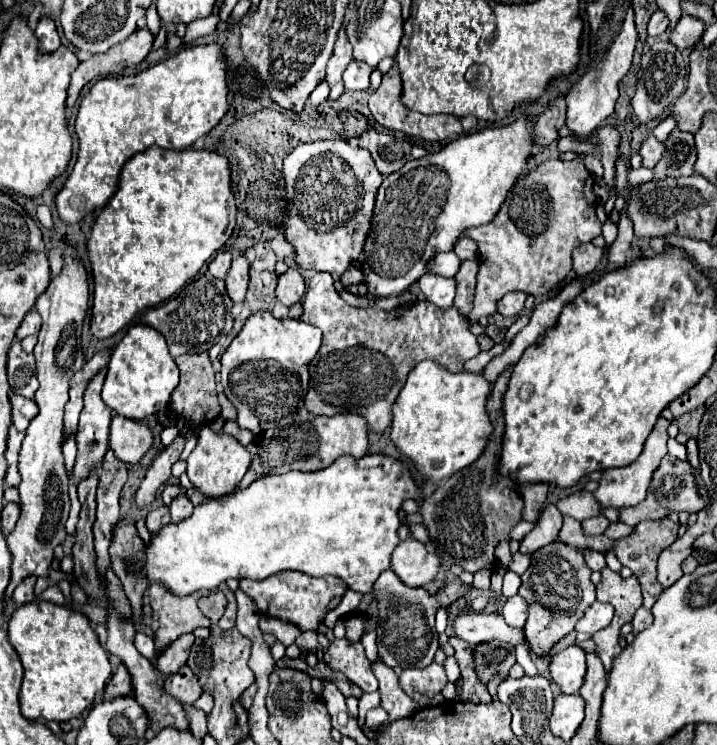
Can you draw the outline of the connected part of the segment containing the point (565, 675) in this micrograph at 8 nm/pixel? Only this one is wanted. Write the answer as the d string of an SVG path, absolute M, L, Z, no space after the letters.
M576 644L568 646L552 656L550 674L564 694L578 694L586 676L586 652Z

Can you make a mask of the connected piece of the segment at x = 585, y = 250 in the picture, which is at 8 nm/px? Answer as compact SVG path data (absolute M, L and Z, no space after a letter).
M582 244L580 248L574 250L574 272L578 276L586 276L590 272L594 272L594 268L602 262L604 258L604 248L590 244Z

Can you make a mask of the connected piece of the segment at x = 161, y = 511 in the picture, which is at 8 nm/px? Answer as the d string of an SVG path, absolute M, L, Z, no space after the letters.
M160 506L156 510L152 510L148 516L146 516L146 526L148 530L154 534L158 528L162 528L162 524L168 524L170 522L170 508L168 506Z

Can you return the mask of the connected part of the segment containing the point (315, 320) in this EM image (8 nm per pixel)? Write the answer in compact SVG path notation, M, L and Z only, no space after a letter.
M320 272L320 274L316 274L316 276L310 280L310 286L308 286L308 290L306 290L306 296L304 296L304 302L302 302L302 304L304 304L304 312L302 312L300 320L302 320L302 322L308 322L308 324L312 324L312 326L318 326L318 328L322 330L322 334L324 334L322 346L320 346L318 354L314 356L314 360L310 362L310 388L308 388L308 394L306 394L306 410L308 410L310 414L314 414L314 416L334 416L334 414L354 412L354 414L362 416L362 418L368 422L368 428L370 428L372 432L376 432L376 434L384 434L384 430L390 426L390 422L392 422L390 406L392 406L392 402L396 400L398 392L404 388L404 382L406 382L408 372L410 372L418 362L422 362L422 360L434 360L434 362L438 362L442 368L446 368L448 372L462 372L464 362L470 360L470 358L474 358L474 356L480 352L480 346L478 346L478 342L476 342L476 336L470 332L470 322L468 322L468 318L466 318L464 314L460 314L458 308L443 310L428 302L428 300L408 304L406 308L404 308L404 306L398 306L398 308L394 308L394 310L390 310L390 312L380 310L380 308L374 308L374 306L370 306L370 308L354 308L354 306L346 304L346 302L340 298L338 290L334 288L334 278L332 278L328 272Z

